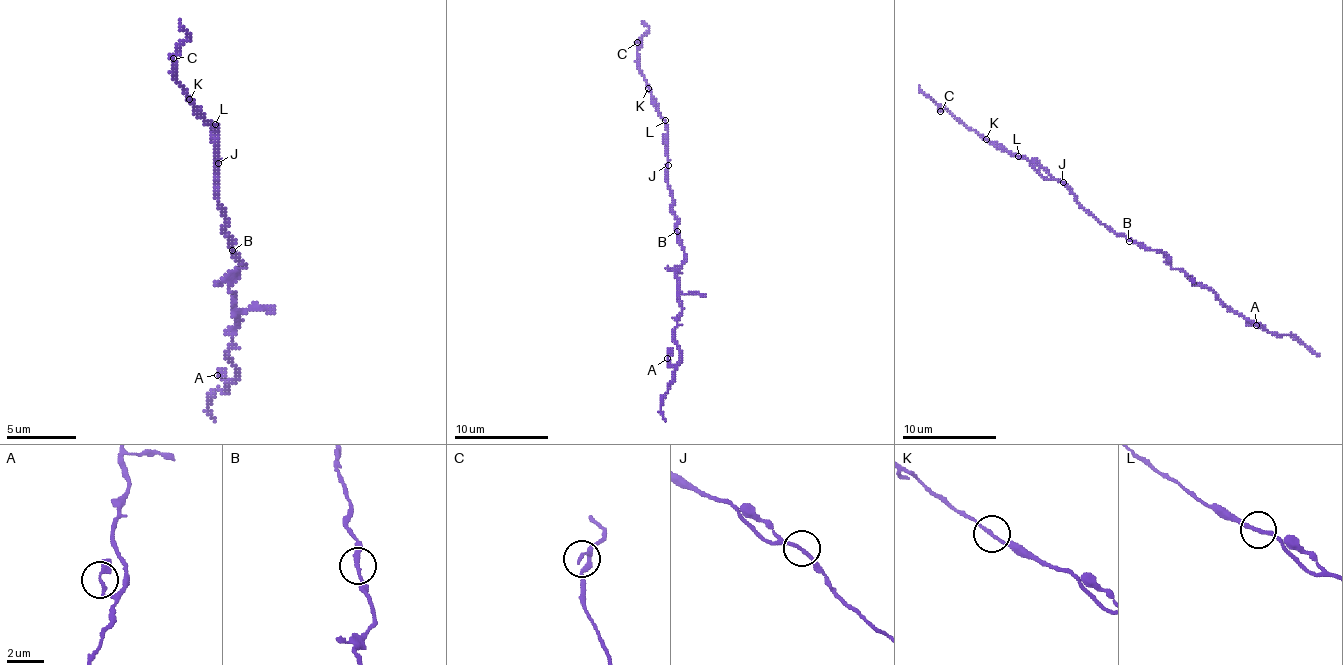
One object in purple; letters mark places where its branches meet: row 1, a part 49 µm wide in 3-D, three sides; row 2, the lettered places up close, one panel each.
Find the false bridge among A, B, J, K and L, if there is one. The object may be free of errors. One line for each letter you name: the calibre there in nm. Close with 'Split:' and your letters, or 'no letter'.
Split: no letter

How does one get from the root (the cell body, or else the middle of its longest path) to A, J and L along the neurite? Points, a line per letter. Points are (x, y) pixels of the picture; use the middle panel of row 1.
A: (677, 216), (684, 249), (675, 271), (679, 360), (672, 365), (668, 358)
J: (677, 216), (672, 209), (672, 191), (668, 186), (668, 165)
L: (677, 216), (672, 209), (672, 191), (668, 186), (665, 120)

